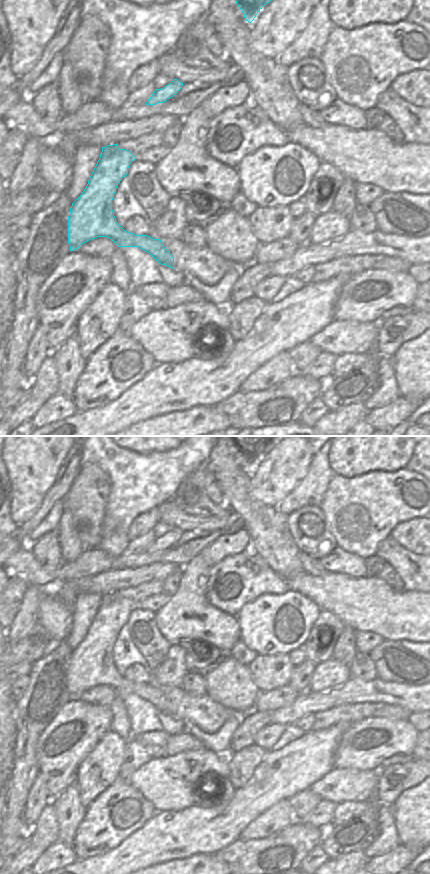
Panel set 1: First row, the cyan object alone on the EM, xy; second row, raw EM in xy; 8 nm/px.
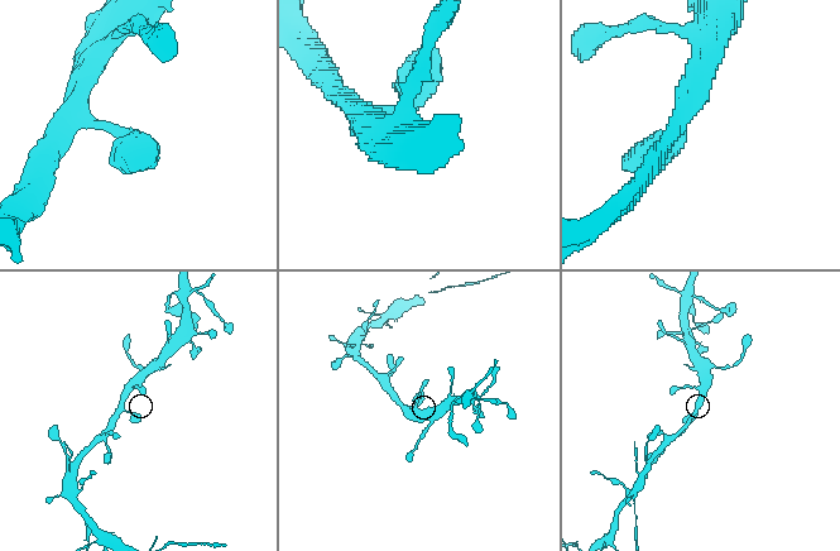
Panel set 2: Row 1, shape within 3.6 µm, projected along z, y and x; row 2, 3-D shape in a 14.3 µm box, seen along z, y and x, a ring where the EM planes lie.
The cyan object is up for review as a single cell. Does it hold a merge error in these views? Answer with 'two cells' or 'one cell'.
one cell

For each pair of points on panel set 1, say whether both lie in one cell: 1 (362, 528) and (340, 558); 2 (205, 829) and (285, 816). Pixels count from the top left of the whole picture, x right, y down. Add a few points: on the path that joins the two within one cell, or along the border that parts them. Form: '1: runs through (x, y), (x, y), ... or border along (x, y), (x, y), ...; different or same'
1: border along (338, 546), (363, 559); different
2: border along (271, 807), (264, 810), (238, 837); different

